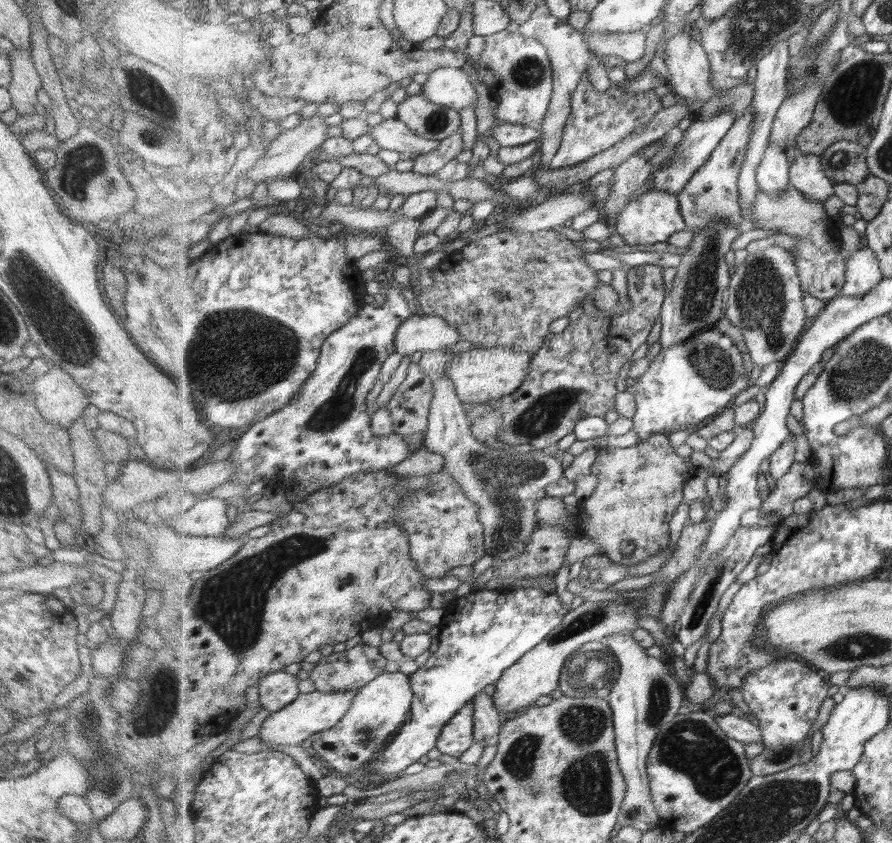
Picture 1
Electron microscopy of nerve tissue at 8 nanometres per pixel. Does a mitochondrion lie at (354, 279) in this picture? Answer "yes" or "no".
no

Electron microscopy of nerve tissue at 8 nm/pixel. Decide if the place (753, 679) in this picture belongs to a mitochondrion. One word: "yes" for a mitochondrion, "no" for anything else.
no

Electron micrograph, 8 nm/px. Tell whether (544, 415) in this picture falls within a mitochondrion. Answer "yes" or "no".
yes

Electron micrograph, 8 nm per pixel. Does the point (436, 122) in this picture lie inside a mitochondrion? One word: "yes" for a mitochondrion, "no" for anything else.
yes

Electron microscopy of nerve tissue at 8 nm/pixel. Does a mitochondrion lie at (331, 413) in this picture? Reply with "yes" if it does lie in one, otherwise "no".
yes

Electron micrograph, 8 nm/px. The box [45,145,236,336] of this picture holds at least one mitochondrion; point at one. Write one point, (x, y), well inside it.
(76, 177)

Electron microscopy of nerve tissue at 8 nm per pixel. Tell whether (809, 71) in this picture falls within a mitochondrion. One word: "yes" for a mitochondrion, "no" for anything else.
yes

